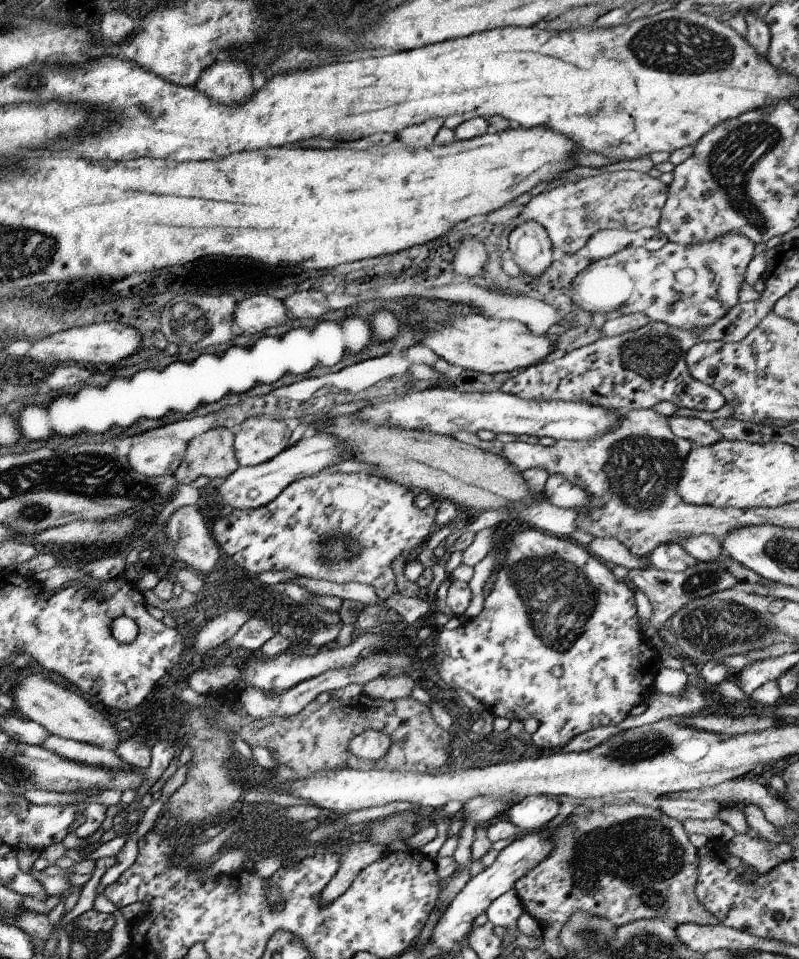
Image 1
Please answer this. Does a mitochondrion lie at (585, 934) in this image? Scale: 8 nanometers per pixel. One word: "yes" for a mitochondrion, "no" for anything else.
yes

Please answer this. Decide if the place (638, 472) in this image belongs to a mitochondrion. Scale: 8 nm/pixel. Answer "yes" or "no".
yes

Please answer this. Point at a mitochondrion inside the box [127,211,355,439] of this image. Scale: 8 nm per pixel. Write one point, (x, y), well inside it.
(190, 334)

